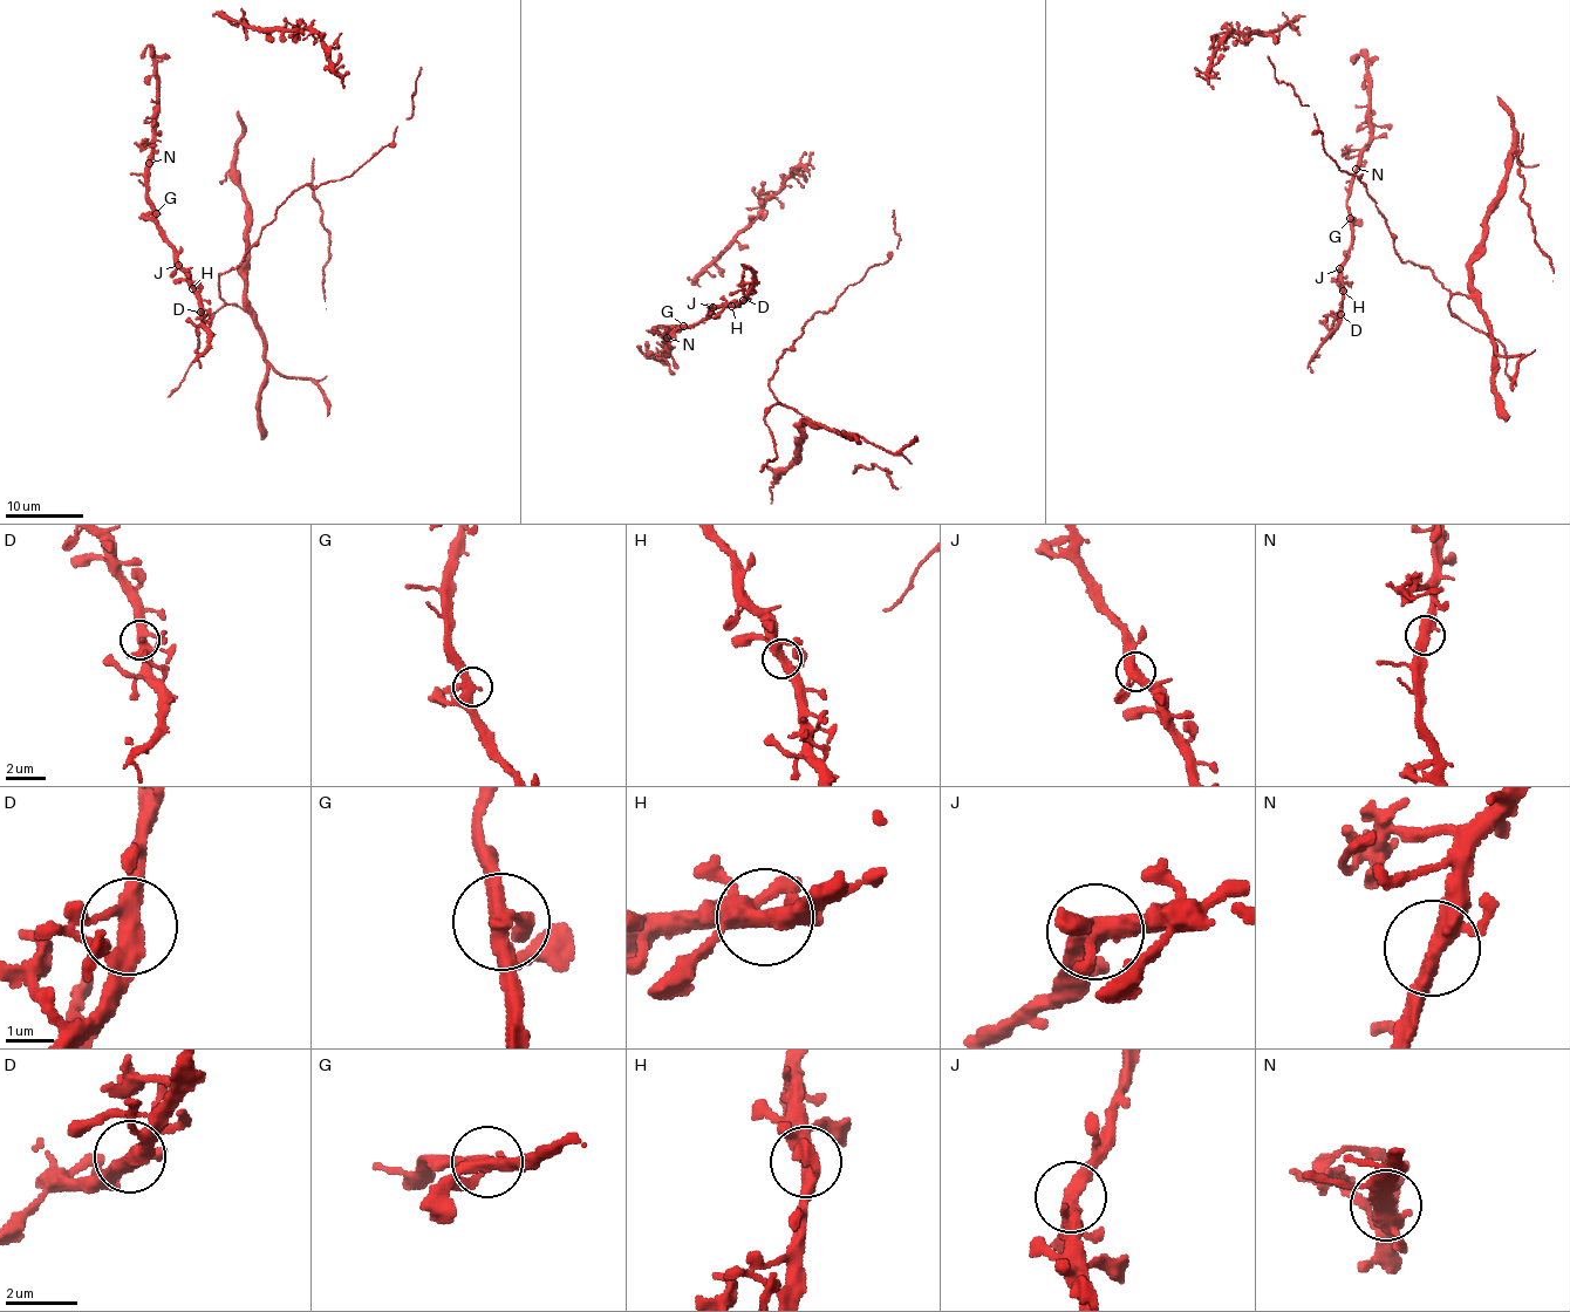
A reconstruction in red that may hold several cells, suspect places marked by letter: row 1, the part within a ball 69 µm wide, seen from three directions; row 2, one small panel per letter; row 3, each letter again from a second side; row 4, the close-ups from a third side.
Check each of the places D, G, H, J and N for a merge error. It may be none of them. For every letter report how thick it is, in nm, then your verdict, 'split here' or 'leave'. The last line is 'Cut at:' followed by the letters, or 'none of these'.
D: 340 nm | leave
G: 360 nm | leave
H: 360 nm | leave
J: 380 nm | leave
N: 360 nm | leave
Cut at: none of these

